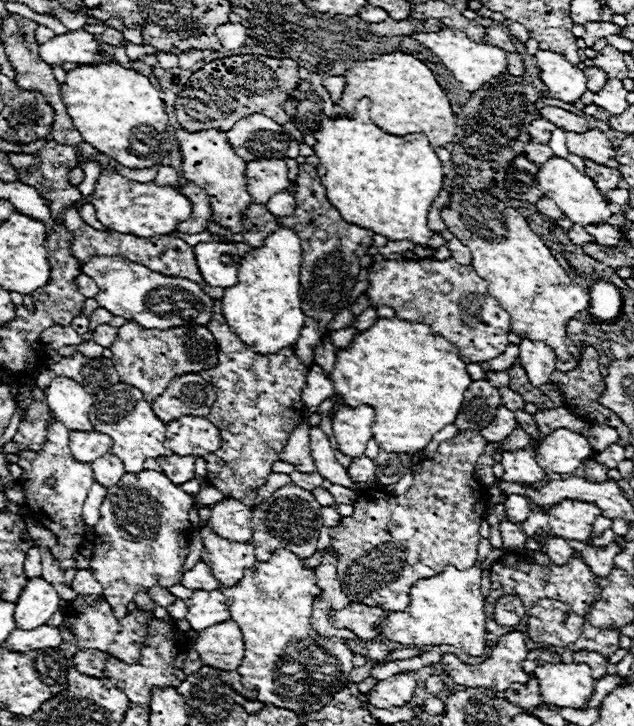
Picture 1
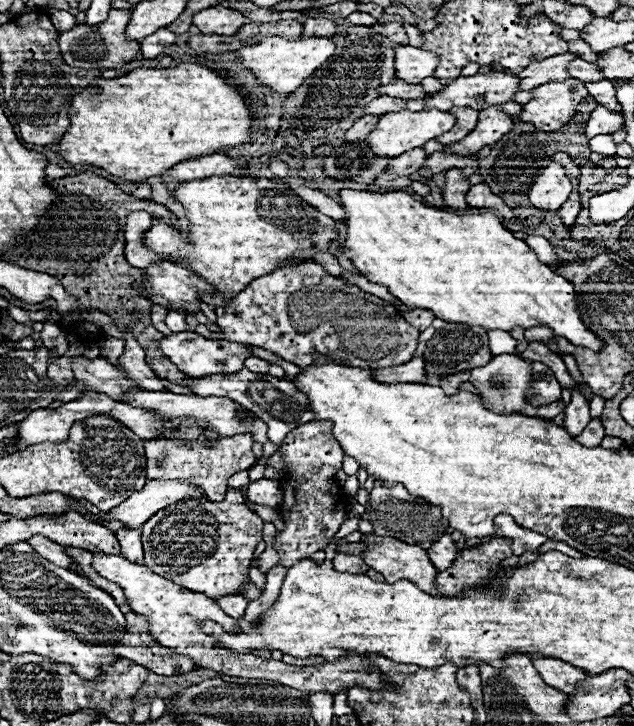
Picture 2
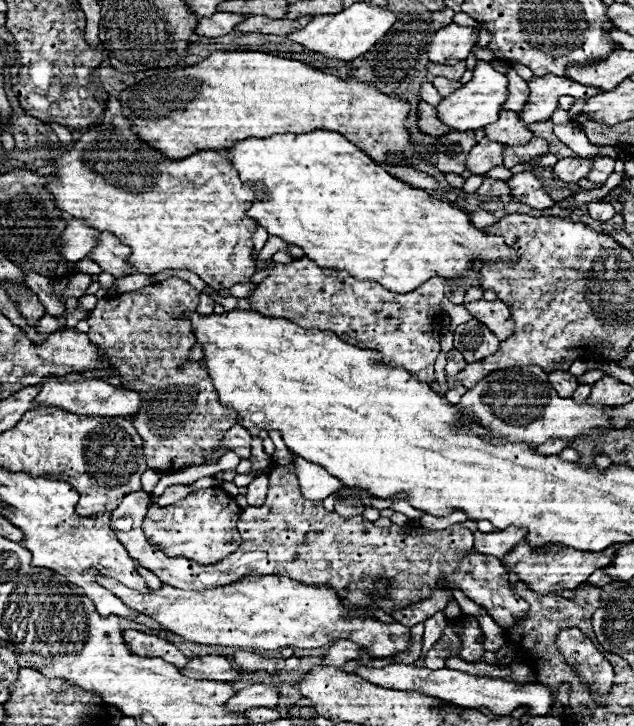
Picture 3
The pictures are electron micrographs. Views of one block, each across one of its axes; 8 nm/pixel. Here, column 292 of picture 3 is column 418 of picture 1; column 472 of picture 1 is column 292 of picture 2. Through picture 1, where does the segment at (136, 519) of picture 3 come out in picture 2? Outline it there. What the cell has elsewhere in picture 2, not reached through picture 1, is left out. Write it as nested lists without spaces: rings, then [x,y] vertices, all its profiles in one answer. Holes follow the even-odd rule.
[[[318,420],[294,428],[284,438],[280,450],[284,454],[288,470],[288,478],[282,482],[284,488],[282,520],[286,528],[274,536],[272,544],[280,552],[278,564],[290,568],[300,558],[308,558],[310,554],[324,550],[328,546],[332,536],[338,532],[340,524],[346,520],[349,506],[346,505],[348,496],[344,496],[342,488],[334,480],[334,474],[342,468],[344,452],[332,436],[330,420]]]

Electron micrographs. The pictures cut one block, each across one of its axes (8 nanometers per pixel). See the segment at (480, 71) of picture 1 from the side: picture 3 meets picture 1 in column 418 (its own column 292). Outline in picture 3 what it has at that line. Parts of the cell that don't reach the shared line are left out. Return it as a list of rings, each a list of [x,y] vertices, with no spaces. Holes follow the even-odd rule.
[[[356,2],[350,8],[344,8],[338,14],[332,16],[316,16],[312,22],[308,22],[302,30],[288,34],[288,40],[306,46],[308,50],[324,56],[324,58],[334,58],[334,60],[344,60],[350,62],[362,54],[366,54],[384,34],[392,28],[396,22],[396,14],[388,12],[384,8],[372,8],[366,2]]]

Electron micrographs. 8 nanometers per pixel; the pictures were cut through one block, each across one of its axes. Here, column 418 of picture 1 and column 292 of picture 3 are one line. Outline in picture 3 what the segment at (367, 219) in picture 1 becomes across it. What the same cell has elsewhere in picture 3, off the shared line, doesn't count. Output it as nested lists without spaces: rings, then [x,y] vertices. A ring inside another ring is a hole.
[[[326,130],[308,134],[280,134],[272,138],[248,138],[226,150],[228,160],[240,172],[242,182],[262,182],[270,200],[254,202],[246,212],[266,228],[270,236],[280,236],[292,246],[300,246],[306,258],[324,268],[346,270],[358,280],[376,280],[390,292],[412,292],[432,276],[466,278],[476,262],[516,262],[516,250],[504,244],[502,236],[488,234],[470,224],[464,210],[432,198],[426,190],[410,188],[384,172],[362,150],[344,136]]]

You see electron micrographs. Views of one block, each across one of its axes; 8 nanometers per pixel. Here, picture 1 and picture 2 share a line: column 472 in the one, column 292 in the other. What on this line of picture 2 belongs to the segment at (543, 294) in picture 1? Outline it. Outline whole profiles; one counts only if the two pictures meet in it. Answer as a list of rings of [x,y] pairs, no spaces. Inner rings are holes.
[[[212,176],[204,180],[190,180],[180,184],[178,190],[174,190],[174,198],[180,200],[188,212],[192,242],[188,244],[178,228],[166,226],[160,220],[156,226],[150,228],[150,232],[146,232],[144,242],[154,252],[172,254],[176,258],[184,256],[184,262],[190,264],[192,272],[196,272],[206,282],[210,282],[218,292],[224,292],[228,296],[238,294],[240,290],[248,288],[252,280],[266,276],[276,268],[286,268],[286,266],[296,268],[298,264],[312,260],[314,246],[318,254],[318,252],[328,252],[330,242],[338,242],[338,230],[332,218],[324,216],[318,210],[314,212],[314,208],[306,200],[302,200],[296,192],[292,192],[286,184],[272,182],[268,178]]]

